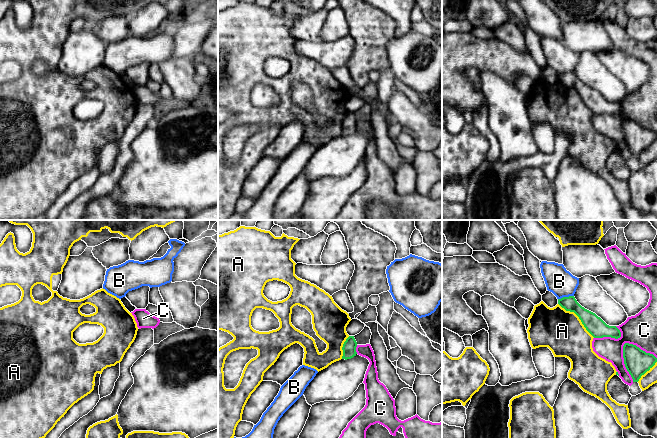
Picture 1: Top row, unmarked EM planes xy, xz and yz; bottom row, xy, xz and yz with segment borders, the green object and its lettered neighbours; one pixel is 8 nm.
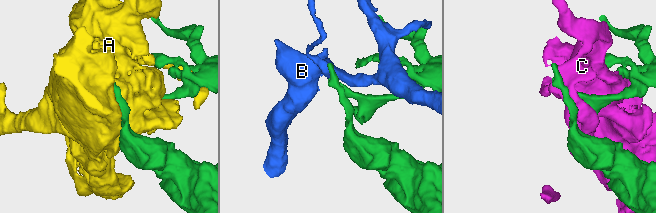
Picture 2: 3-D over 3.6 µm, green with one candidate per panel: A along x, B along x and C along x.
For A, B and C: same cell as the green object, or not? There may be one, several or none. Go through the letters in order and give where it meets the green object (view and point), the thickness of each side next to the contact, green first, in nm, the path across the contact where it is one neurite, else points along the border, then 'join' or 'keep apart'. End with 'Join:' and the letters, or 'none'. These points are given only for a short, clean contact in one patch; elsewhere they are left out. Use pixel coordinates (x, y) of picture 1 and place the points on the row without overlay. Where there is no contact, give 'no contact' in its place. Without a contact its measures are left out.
A: yz (578, 92) | 150/340 nm | keep apart
B: yz (565, 73) | 120/220 nm | along yz (573, 71), (558, 75) | keep apart
C: yz (624, 138) | 200/190 nm | keep apart
Join: none

